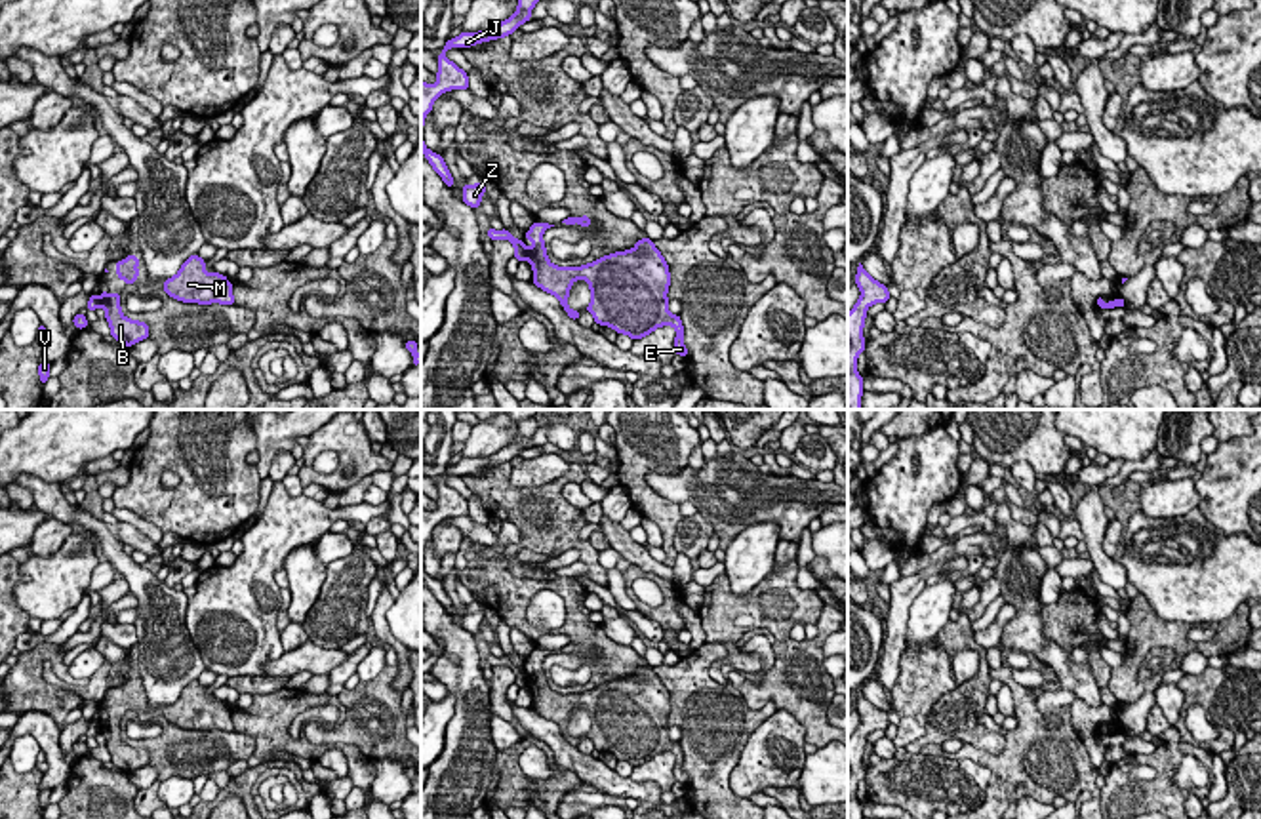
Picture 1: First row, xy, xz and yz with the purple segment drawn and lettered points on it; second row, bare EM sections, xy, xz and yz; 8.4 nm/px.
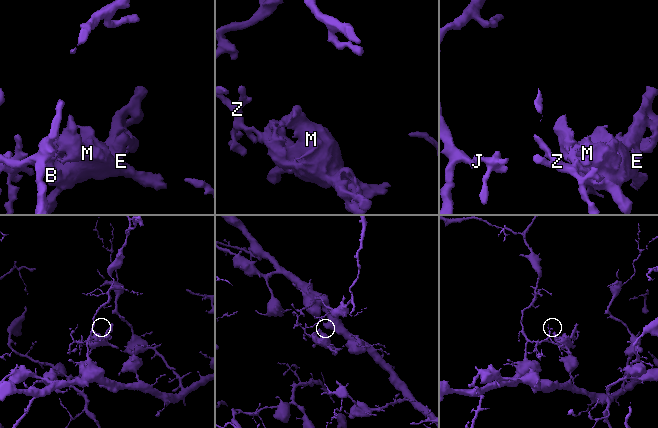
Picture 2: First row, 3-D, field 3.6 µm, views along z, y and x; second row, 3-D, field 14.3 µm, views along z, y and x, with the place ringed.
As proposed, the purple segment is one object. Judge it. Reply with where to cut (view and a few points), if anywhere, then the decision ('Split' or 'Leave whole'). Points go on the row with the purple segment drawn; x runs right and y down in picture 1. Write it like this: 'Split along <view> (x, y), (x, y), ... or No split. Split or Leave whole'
Split along xz (524, 246), (528, 258). Split

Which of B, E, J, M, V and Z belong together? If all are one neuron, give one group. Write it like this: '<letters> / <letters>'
B E M / J V Z

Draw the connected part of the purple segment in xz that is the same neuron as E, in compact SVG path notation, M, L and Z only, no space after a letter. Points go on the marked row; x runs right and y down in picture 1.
M531 225L524 234L533 242L526 246L526 253L533 269L533 284L558 297L570 318L581 316L568 307L571 284L585 280L592 295L587 312L596 324L610 326L632 341L661 326L672 326L676 330L674 352L688 354L682 320L669 312L669 265L650 238L636 240L632 250L610 253L583 267L556 267L549 261L543 242L543 232L550 227L554 225Z

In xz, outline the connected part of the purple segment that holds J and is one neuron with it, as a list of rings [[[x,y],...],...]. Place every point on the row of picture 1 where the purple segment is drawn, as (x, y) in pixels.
[[[518,0],[518,8],[512,17],[505,19],[497,27],[480,32],[461,32],[453,40],[446,40],[442,53],[438,55],[438,80],[434,84],[425,84],[421,80],[421,152],[430,162],[434,171],[444,179],[444,183],[451,189],[453,177],[444,162],[444,158],[432,150],[429,150],[423,143],[423,124],[425,116],[432,110],[432,103],[450,90],[469,90],[469,76],[465,70],[451,63],[446,57],[450,48],[470,48],[488,40],[497,40],[503,36],[510,36],[522,23],[531,21],[530,13],[539,0]]]

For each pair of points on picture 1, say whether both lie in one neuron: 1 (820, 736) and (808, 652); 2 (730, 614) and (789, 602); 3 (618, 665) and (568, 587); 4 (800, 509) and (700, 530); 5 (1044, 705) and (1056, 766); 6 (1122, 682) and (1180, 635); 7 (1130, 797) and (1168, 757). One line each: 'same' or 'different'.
1: same
2: same
3: same
4: different
5: different
6: same
7: same

